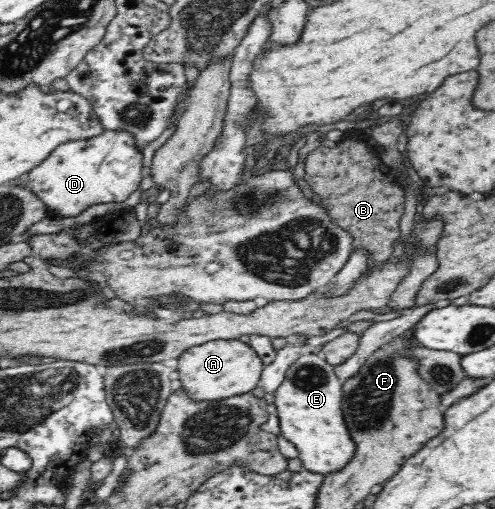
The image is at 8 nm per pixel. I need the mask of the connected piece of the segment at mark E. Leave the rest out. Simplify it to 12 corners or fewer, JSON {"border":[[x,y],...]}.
{"border":[[319,351],[275,392],[280,435],[305,470],[343,470],[356,444],[343,380]]}

